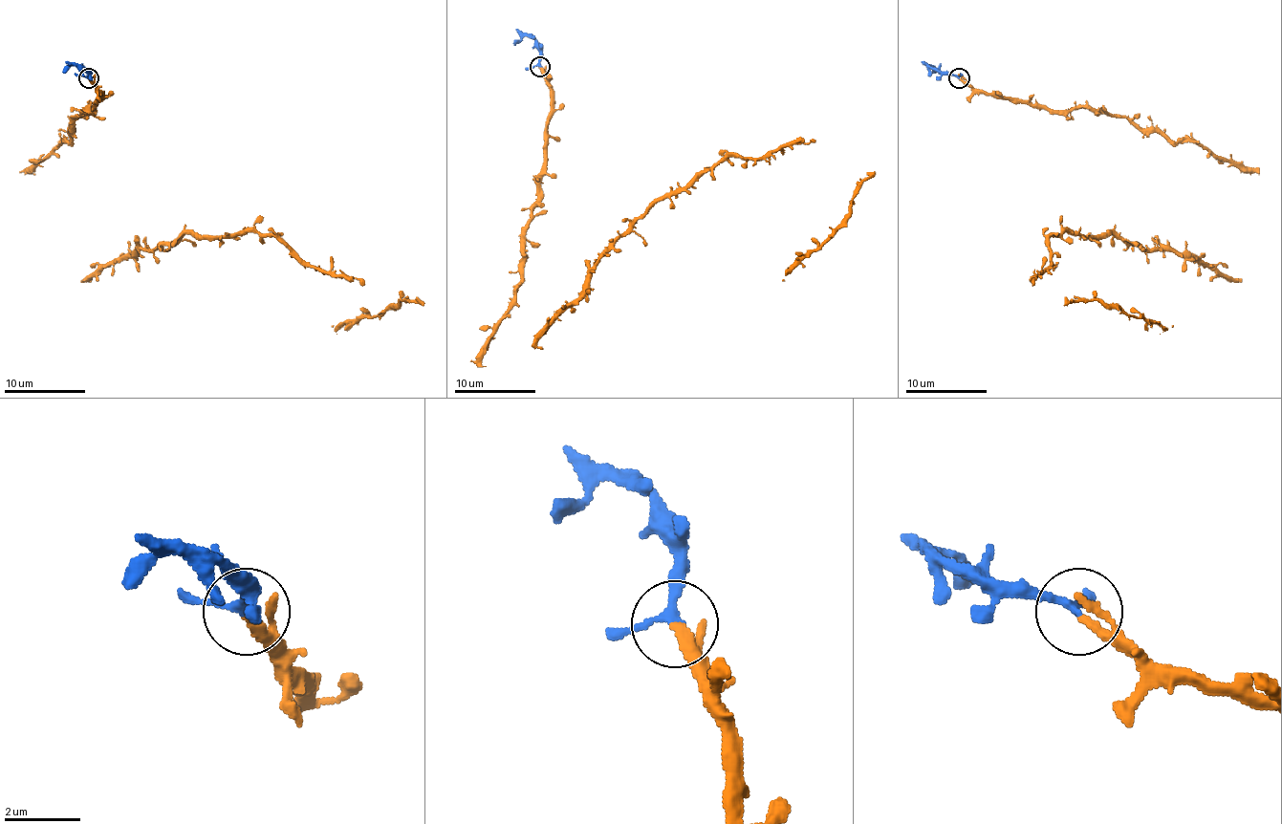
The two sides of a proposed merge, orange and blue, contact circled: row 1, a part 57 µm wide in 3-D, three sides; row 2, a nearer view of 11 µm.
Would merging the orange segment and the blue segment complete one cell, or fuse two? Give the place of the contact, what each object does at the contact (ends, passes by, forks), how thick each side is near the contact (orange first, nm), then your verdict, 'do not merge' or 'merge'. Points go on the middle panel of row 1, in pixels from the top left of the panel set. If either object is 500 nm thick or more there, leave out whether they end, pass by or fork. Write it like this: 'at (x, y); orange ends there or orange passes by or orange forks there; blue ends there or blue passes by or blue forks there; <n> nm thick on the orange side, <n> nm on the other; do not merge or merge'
at (539, 66); orange ends there; blue passes by; 280 nm thick on the orange side, 190 nm on the other; merge

